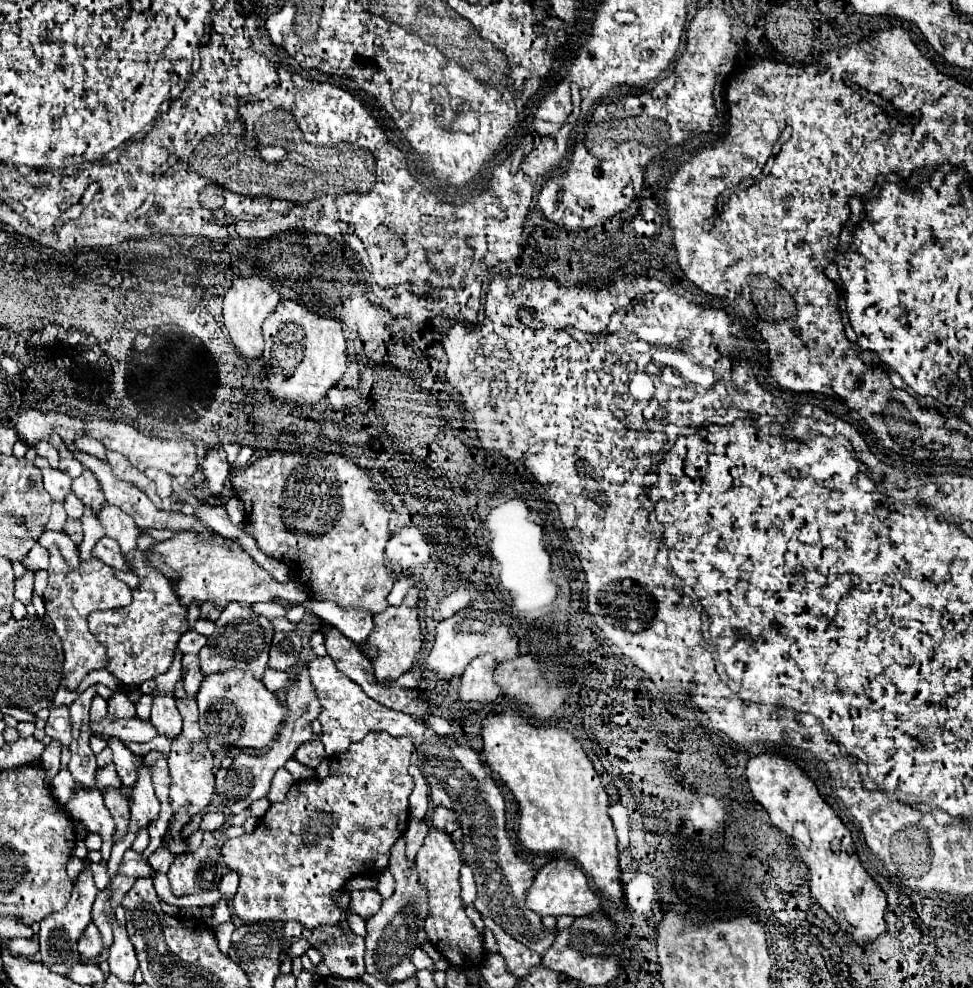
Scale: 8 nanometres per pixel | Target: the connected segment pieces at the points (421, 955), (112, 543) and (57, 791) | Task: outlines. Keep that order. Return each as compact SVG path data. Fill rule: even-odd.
M417 948L417 950L413 952L411 962L415 964L415 968L417 968L417 970L427 968L427 970L431 970L431 972L433 972L433 962L431 962L431 958L427 958L427 956L425 956L425 952L423 952L421 948Z
M101 538L93 548L93 556L101 558L107 566L111 566L115 570L131 570L131 566L125 560L117 540L113 540L113 538Z
M59 770L59 774L53 778L51 792L53 792L53 796L55 796L61 804L67 804L67 802L73 798L75 780L73 780L73 776L71 776L69 770Z

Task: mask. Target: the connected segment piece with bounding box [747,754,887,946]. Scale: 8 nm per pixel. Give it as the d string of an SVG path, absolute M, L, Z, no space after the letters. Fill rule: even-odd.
M757 754L751 756L747 762L747 782L749 788L755 796L755 800L769 812L771 822L783 830L797 846L797 850L801 852L809 872L811 872L811 896L817 900L817 904L829 912L829 916L839 924L839 928L849 934L857 944L865 944L867 940L877 938L879 934L885 932L885 908L887 908L887 900L883 890L877 886L877 882L865 872L865 868L859 862L859 856L853 848L853 840L851 840L851 832L847 830L847 826L841 822L841 818L833 812L833 808L819 796L817 786L813 784L813 780L791 760L785 760L777 754Z

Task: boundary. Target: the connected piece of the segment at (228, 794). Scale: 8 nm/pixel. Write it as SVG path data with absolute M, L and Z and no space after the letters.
M303 664L297 674L295 674L295 680L293 684L285 690L287 692L287 718L273 742L273 746L269 748L269 752L261 754L261 756L249 756L249 754L239 754L231 768L221 768L215 776L215 784L217 784L217 798L221 804L229 804L229 810L231 814L239 814L243 812L245 808L249 808L255 800L263 798L267 792L269 792L269 786L271 786L271 780L275 776L275 772L295 754L297 746L303 744L305 740L311 740L313 738L313 730L311 730L311 722L317 720L319 712L321 712L321 704L317 700L317 694L315 694L315 686L309 678L309 668L307 664Z

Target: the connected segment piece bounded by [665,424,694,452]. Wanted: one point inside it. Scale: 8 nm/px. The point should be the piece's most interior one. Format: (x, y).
(672, 432)

